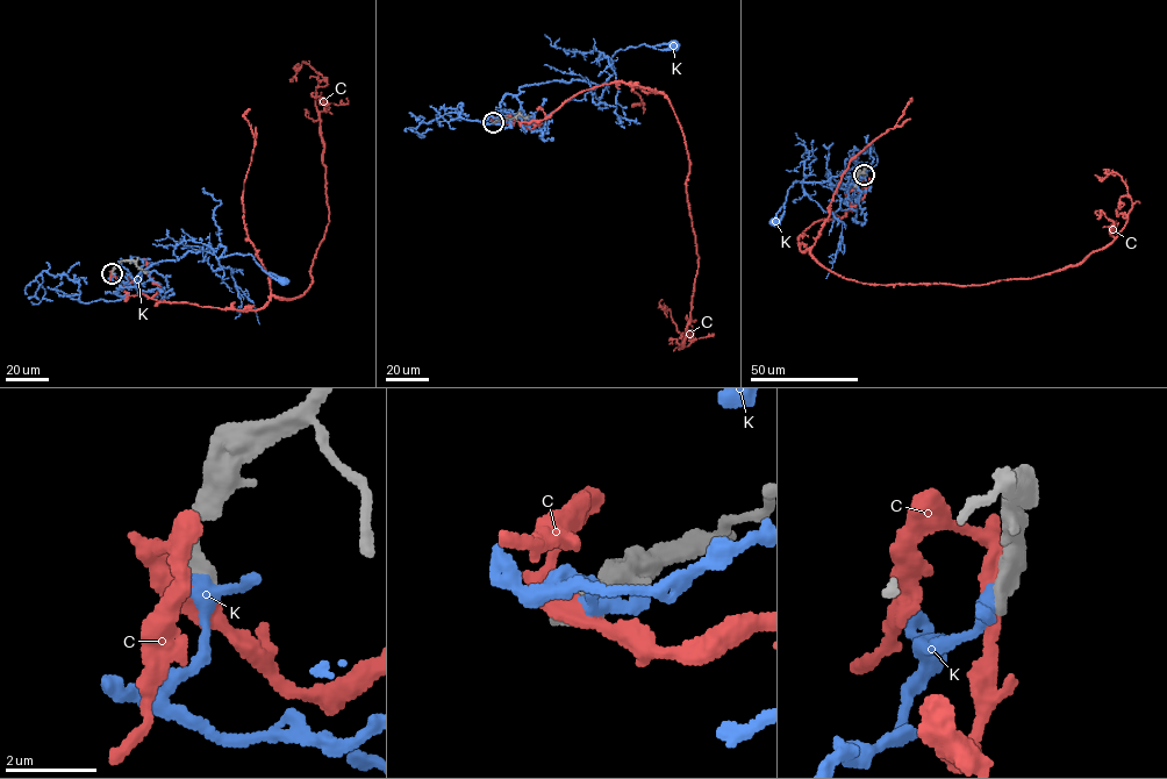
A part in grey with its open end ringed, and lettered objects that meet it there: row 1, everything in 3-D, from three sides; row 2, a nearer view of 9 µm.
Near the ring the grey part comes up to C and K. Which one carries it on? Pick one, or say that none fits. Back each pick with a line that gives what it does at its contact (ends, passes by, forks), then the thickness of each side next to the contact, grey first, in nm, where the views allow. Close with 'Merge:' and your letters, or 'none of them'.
Merge: none of them

